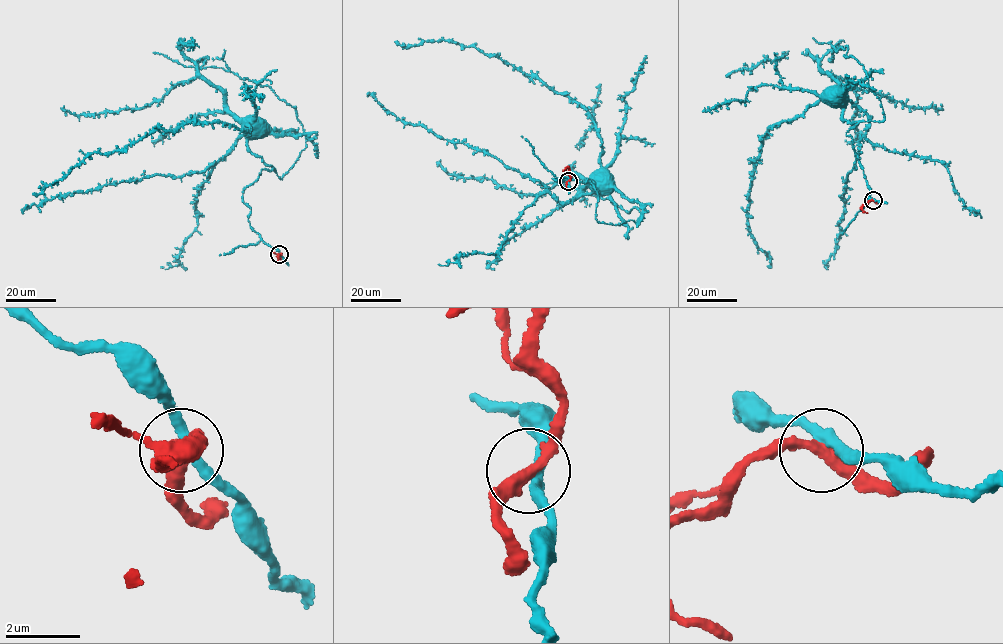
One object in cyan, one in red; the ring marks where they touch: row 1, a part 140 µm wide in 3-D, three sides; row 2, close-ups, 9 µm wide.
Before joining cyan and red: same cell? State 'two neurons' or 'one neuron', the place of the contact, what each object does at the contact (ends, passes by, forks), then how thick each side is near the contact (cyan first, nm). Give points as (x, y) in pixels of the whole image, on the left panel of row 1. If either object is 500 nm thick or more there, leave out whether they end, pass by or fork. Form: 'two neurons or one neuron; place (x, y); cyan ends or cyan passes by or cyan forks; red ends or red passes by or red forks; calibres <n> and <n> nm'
two neurons; place (279, 254); cyan passes by; red passes by; calibres 280 and 360 nm

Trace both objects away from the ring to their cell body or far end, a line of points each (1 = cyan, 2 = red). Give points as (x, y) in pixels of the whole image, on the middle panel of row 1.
1: (568, 182), (554, 179), (588, 179), (597, 195), (587, 180), (600, 172)
2: (568, 181), (568, 167), (563, 171)

